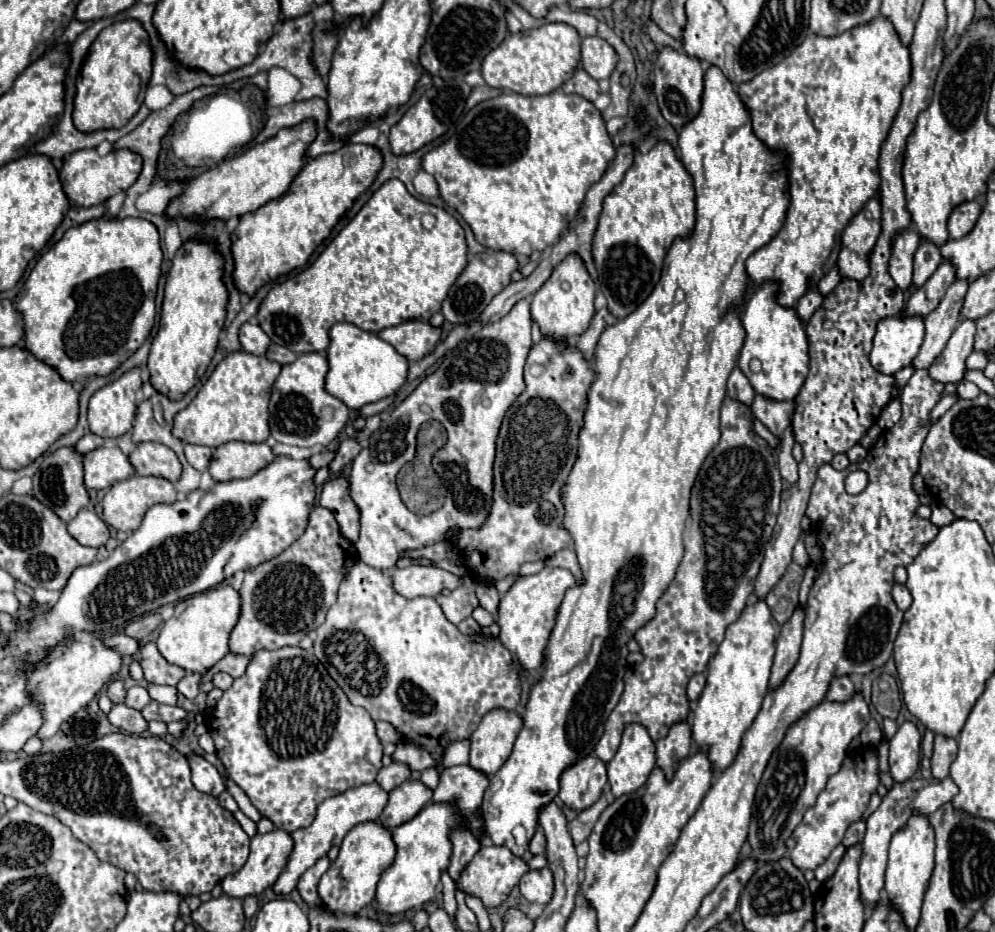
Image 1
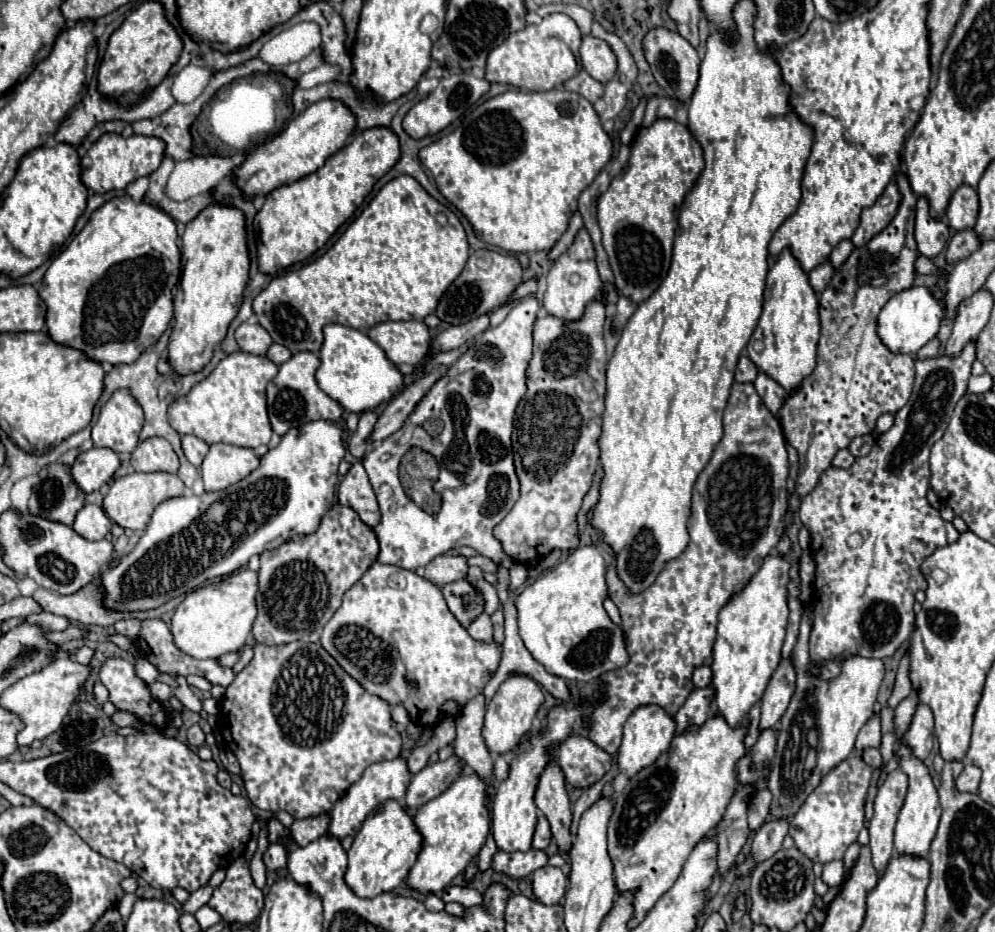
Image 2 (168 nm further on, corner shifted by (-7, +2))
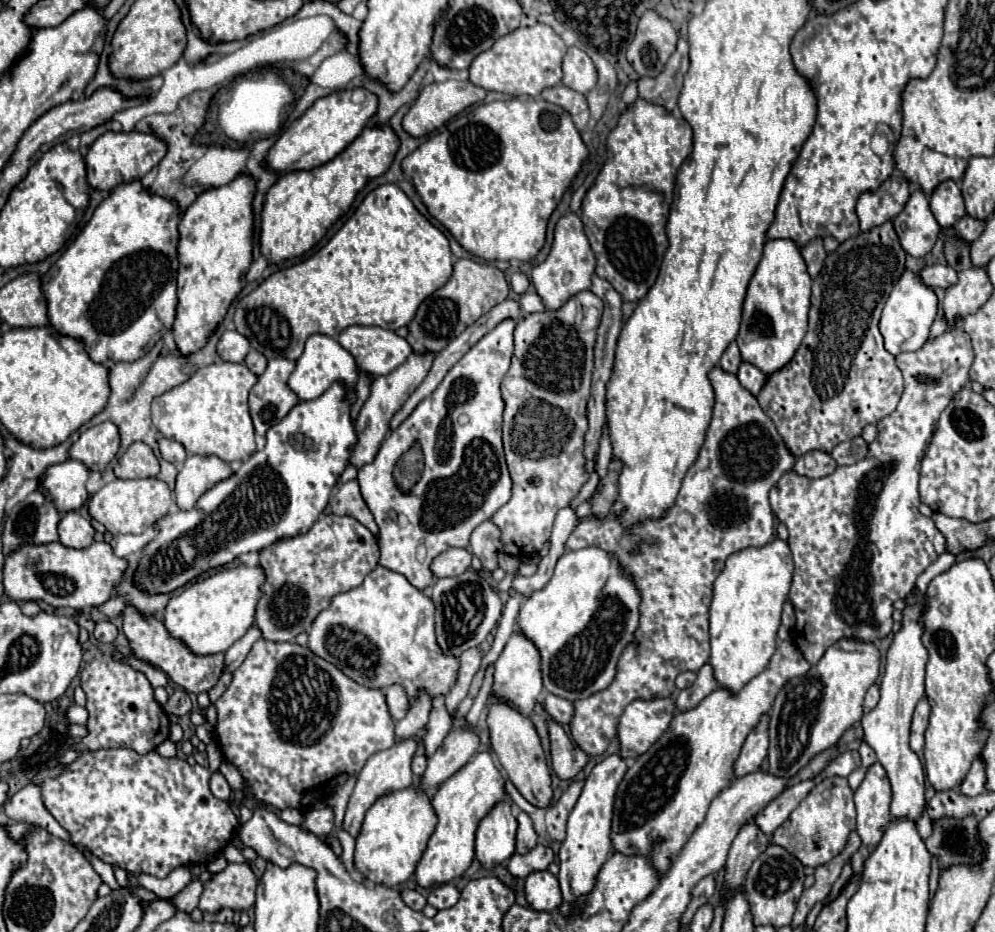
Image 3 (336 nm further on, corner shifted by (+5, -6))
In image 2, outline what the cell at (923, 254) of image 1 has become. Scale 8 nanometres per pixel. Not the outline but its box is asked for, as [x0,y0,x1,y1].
[915,198,949,258]

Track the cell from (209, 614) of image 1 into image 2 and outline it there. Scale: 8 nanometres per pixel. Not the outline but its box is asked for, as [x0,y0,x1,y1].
[171,568,257,660]

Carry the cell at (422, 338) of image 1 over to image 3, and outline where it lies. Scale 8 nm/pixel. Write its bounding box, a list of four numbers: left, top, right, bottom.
[337,326,413,376]

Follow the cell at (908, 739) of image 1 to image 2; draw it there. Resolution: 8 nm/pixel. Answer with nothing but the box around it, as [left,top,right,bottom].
[901,704,933,760]

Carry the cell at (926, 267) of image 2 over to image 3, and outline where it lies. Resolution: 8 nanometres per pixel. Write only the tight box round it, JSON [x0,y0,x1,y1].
[919,264,957,288]

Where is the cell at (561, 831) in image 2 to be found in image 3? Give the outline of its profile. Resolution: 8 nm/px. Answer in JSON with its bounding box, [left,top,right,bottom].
[487,694,553,808]

